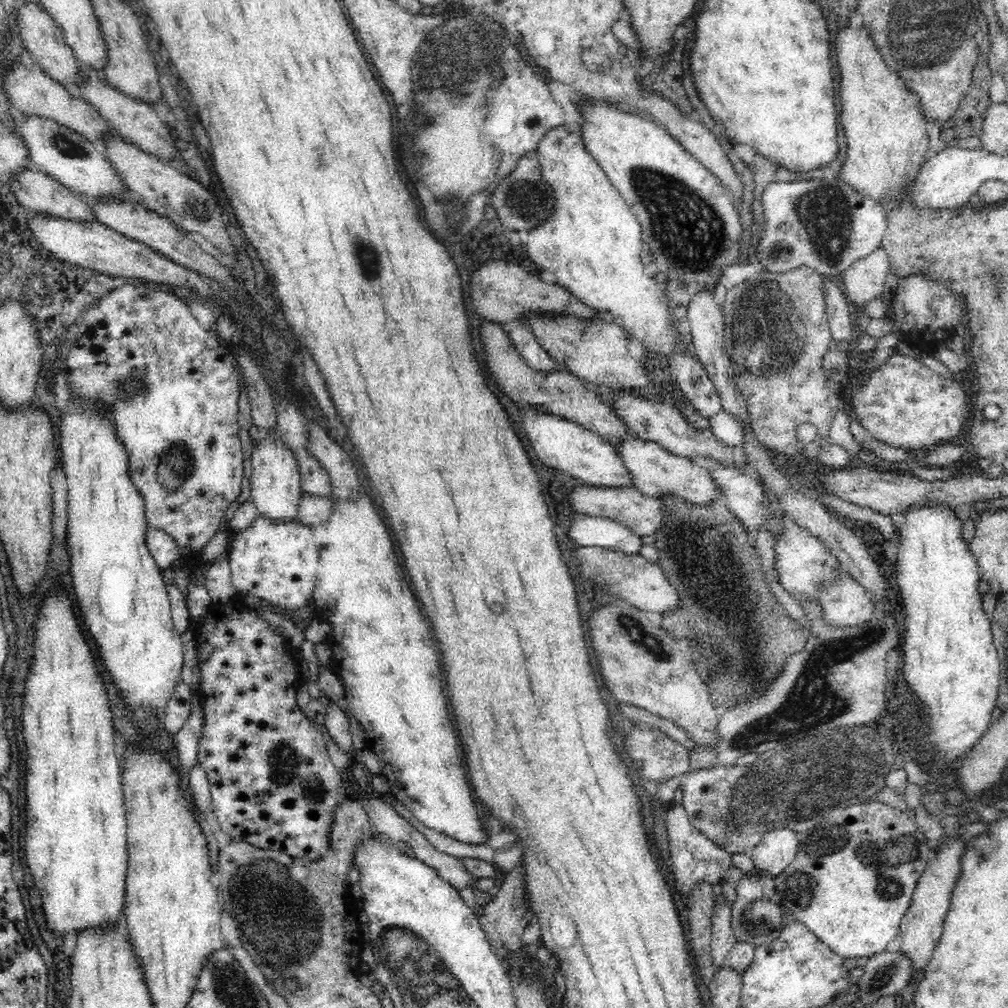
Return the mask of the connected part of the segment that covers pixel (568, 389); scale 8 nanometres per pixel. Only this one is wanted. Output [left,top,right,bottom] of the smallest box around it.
[479,320,635,445]

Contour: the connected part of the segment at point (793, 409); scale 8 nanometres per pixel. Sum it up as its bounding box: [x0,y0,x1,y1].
[724,266,843,458]

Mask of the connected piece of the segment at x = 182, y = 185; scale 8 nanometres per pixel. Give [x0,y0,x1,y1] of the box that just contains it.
[104,134,235,257]

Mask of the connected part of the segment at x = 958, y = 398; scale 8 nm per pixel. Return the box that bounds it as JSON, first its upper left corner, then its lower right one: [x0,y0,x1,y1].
[850,354,968,450]

